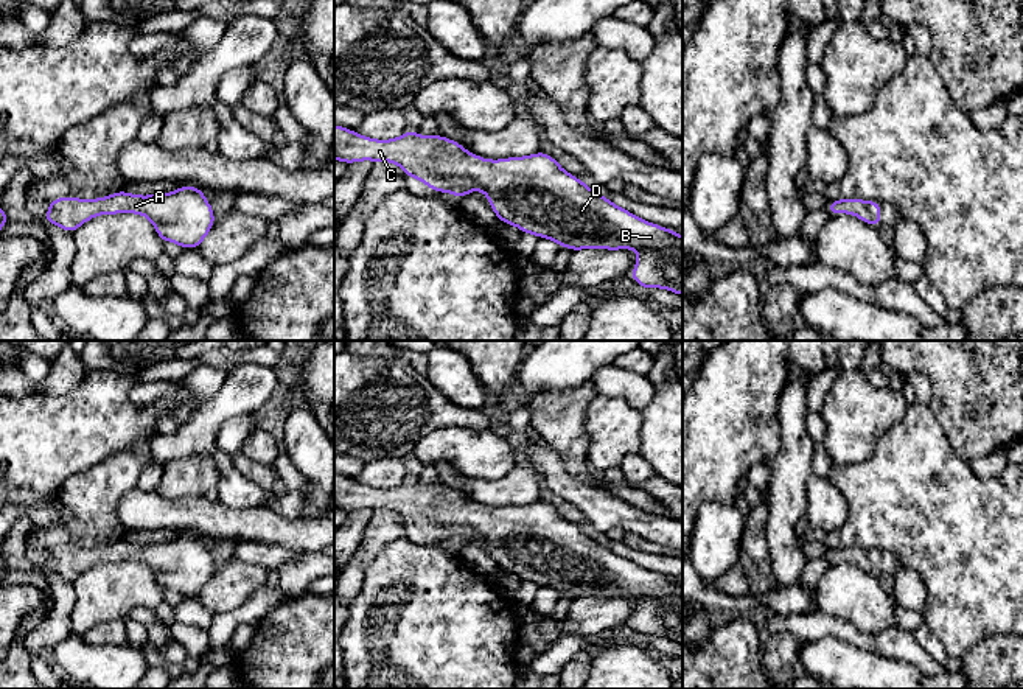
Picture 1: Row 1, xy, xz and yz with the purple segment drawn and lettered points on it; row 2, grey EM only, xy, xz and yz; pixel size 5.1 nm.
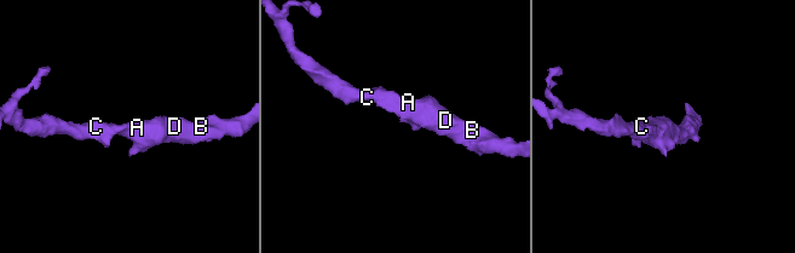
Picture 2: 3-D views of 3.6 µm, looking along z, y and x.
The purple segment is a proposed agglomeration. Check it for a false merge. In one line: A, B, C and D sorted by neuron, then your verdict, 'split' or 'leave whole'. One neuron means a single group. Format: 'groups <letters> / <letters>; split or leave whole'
groups A B C D; leave whole

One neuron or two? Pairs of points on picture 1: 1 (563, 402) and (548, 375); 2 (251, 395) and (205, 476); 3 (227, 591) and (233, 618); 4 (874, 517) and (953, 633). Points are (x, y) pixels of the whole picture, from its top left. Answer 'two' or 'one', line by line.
1: two
2: two
3: two
4: one

